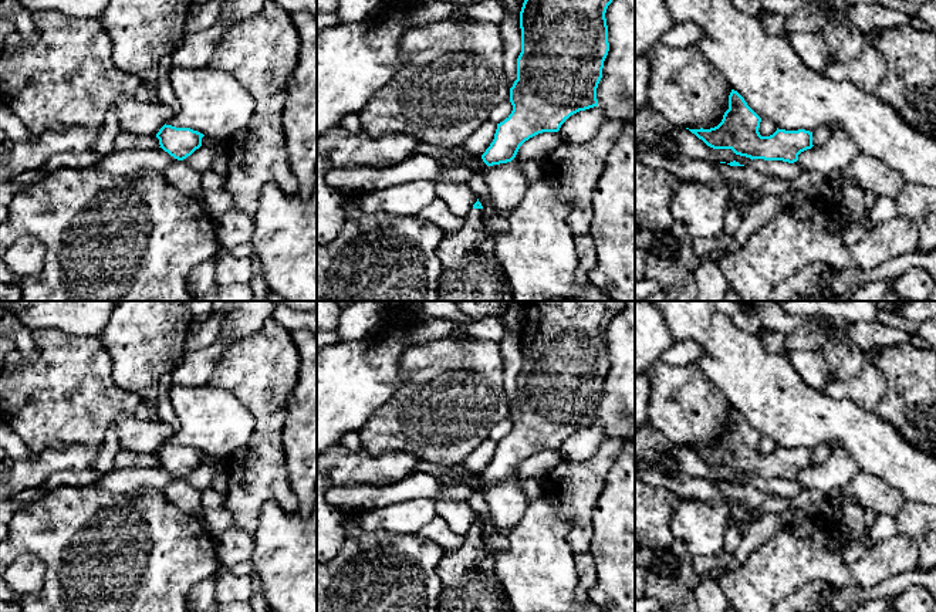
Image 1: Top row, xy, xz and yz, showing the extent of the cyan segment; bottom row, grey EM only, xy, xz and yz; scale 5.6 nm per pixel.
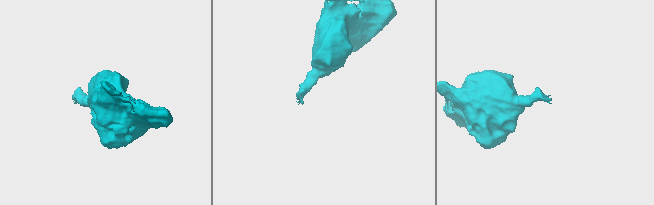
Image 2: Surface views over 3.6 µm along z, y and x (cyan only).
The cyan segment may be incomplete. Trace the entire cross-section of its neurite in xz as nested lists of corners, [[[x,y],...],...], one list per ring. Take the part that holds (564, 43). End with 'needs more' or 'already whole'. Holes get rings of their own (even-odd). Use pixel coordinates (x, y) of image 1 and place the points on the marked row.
[[[524,0],[520,11],[521,53],[517,80],[510,88],[511,114],[500,124],[494,139],[481,155],[487,166],[511,162],[520,146],[543,132],[558,132],[574,114],[598,106],[597,88],[609,51],[605,13],[612,0]]]; already whole

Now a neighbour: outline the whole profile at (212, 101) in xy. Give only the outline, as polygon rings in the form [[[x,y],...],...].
[[[170,68],[169,81],[180,109],[166,125],[190,128],[216,141],[230,141],[254,111],[250,92],[226,71]]]

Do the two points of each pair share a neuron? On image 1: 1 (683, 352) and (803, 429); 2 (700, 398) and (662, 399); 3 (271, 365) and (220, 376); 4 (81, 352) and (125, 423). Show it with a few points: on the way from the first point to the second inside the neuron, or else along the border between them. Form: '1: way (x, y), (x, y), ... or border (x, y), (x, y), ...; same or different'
1: border (675, 340), (693, 340), (703, 354); different
2: way (690, 403), (672, 403); same
3: way (259, 371), (233, 372); same
4: border (132, 413), (121, 413), (112, 423); different

